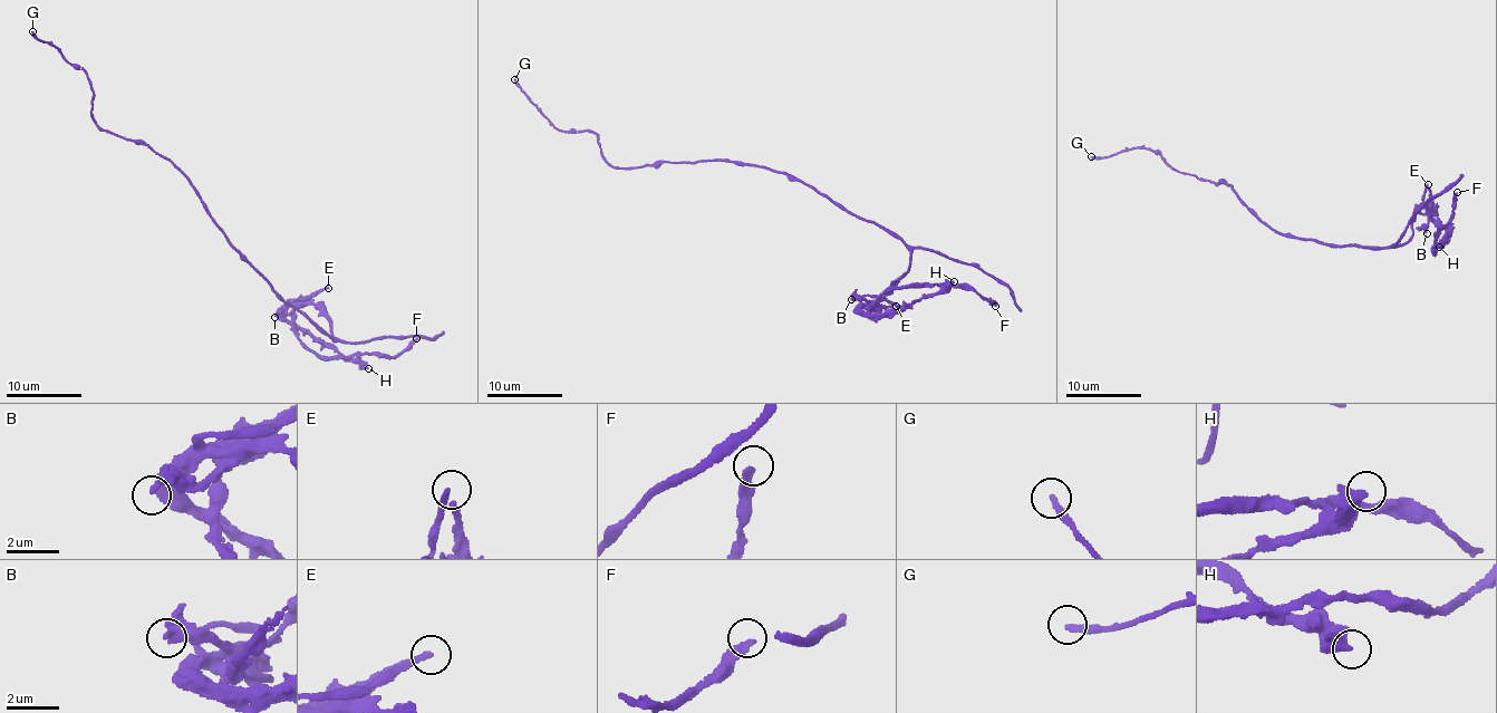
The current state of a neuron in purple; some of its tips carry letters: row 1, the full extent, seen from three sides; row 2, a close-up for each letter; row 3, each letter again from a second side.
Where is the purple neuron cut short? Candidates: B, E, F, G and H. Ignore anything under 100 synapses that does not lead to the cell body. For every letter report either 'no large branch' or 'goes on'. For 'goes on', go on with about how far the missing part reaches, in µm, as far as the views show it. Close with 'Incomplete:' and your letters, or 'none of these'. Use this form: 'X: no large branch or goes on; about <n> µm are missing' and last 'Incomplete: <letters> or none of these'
B: no large branch
E: no large branch
F: no large branch
G: no large branch
H: no large branch
Incomplete: none of these

